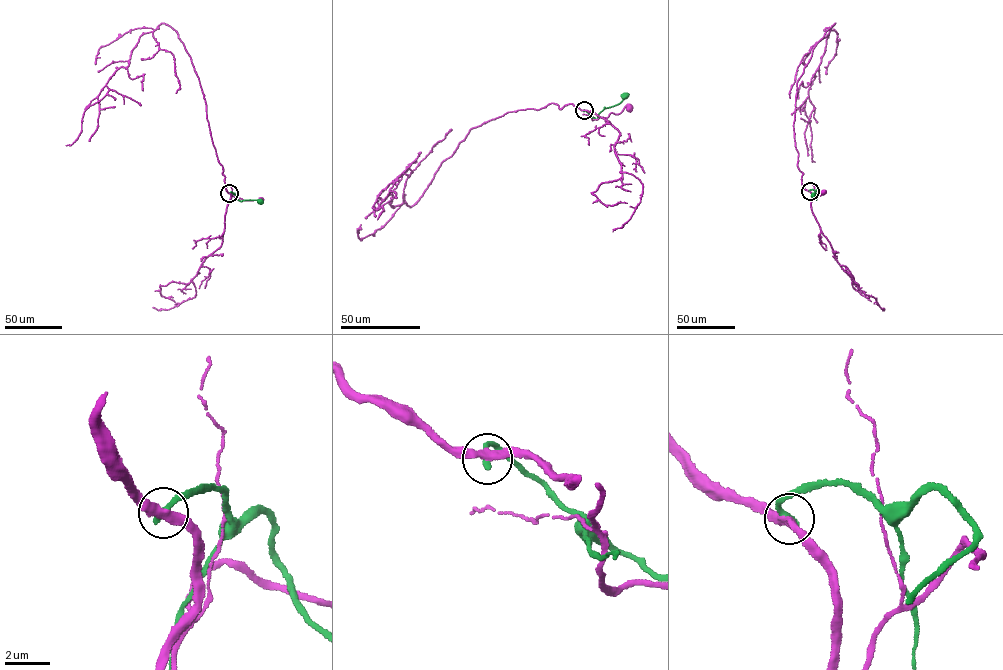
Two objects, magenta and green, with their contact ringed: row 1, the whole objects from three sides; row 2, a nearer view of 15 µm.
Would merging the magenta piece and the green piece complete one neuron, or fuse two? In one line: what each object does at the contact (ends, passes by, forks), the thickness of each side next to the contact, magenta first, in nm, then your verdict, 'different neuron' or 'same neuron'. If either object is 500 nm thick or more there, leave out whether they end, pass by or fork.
magenta passes by | green ends | 380/320 nm | different neuron

